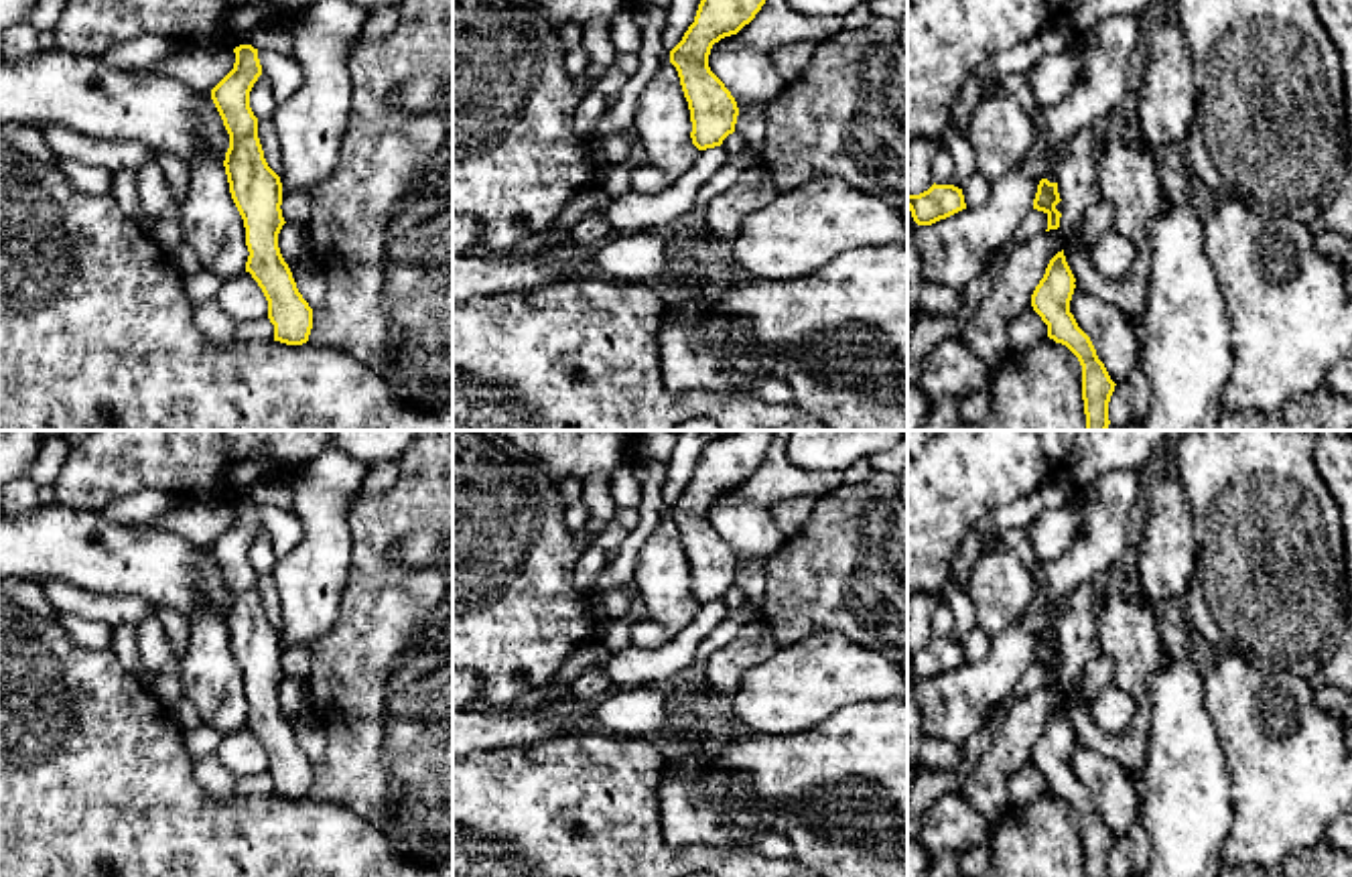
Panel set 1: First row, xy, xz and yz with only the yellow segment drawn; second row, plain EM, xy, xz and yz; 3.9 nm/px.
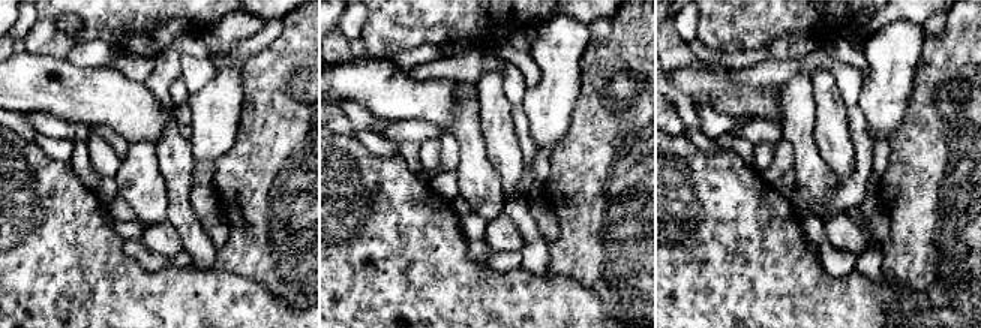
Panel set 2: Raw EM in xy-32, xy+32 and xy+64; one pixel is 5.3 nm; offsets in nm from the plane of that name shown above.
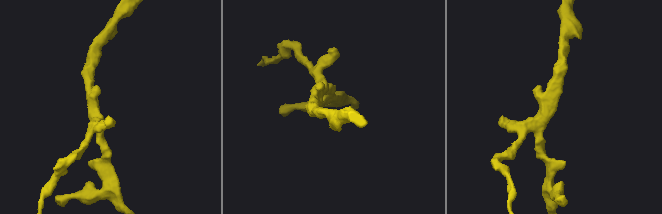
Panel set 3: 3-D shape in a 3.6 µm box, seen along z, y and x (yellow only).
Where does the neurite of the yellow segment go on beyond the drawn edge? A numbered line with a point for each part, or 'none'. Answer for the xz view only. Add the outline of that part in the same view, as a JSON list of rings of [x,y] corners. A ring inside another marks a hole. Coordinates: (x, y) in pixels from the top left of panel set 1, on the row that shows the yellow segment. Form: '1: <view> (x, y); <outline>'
none

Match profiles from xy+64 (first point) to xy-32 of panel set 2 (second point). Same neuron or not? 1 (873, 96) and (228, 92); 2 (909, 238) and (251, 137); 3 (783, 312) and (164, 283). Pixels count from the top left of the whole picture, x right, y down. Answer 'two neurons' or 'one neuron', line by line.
1: one neuron
2: one neuron
3: one neuron

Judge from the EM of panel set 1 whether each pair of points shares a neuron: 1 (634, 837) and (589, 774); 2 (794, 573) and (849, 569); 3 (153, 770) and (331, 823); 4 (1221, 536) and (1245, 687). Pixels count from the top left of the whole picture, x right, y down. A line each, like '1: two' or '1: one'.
1: one
2: one
3: one
4: two

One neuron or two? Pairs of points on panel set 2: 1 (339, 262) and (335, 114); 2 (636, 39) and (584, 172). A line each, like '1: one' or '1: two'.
1: two
2: one

